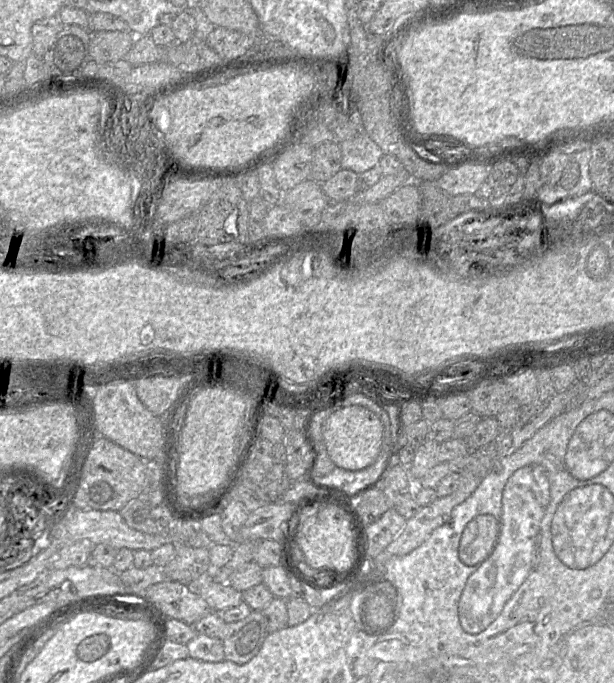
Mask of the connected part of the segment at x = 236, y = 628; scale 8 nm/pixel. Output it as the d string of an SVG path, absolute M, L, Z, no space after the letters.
M254 611L238 622L227 624L227 633L222 640L225 660L243 665L252 660L260 651L268 632L266 619L262 611Z

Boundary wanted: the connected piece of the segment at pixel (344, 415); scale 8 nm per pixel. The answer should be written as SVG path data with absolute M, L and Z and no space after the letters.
M352 405L332 413L322 426L322 435L328 456L335 466L358 471L376 461L382 446L383 425L374 412L360 405Z

